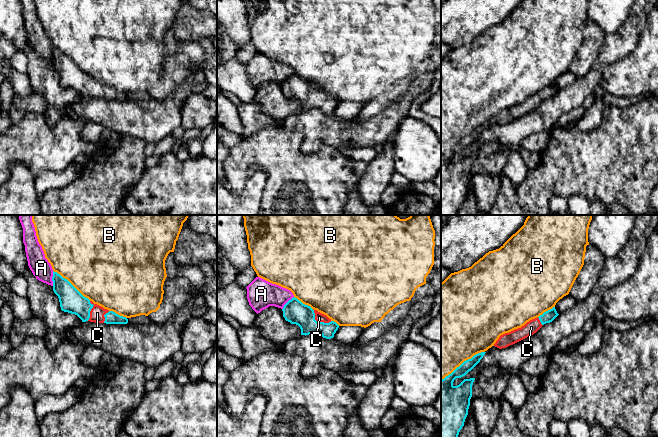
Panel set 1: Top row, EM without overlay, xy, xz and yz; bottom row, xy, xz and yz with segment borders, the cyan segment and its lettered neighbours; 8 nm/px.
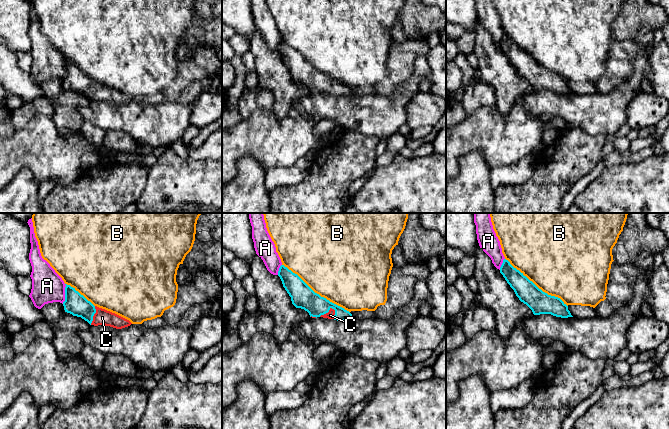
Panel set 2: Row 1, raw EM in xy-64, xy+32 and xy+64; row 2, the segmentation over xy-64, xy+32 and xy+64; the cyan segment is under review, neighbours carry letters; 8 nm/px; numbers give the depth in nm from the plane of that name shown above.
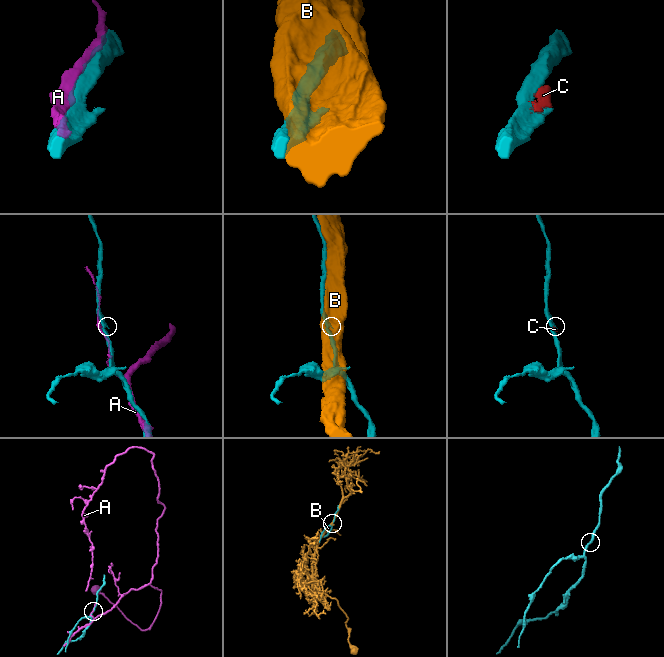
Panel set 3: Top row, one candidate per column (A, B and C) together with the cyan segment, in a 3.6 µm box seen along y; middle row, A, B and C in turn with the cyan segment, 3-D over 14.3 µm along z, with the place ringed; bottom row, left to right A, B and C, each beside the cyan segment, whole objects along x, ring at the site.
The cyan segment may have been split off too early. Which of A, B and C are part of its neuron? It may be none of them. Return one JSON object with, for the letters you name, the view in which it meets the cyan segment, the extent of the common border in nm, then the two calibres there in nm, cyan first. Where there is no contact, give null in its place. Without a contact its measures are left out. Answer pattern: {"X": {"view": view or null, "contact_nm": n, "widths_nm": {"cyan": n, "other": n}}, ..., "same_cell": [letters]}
{"C": {"view": "xz", "contact_nm": 190, "widths_nm": {"cyan": 190, "other": 80}}, "same_cell": ["C"]}

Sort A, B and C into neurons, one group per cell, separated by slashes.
A / B / C

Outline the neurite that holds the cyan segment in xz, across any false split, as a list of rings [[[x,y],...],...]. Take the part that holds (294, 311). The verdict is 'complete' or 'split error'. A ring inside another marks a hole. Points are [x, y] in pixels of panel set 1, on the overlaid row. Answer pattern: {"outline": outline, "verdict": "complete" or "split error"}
{"outline": [[[295,297],[284,305],[282,311],[286,321],[300,327],[301,335],[320,333],[323,338],[331,339],[339,328],[336,322]]], "verdict": "split error"}

